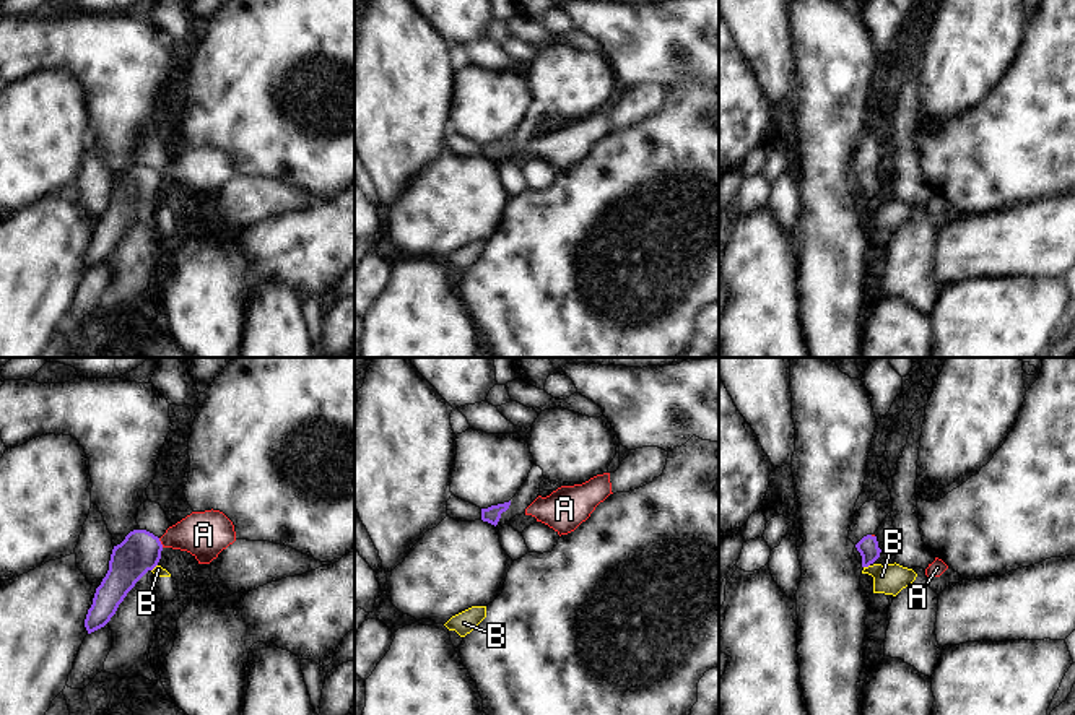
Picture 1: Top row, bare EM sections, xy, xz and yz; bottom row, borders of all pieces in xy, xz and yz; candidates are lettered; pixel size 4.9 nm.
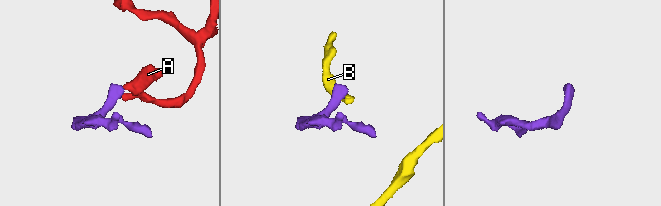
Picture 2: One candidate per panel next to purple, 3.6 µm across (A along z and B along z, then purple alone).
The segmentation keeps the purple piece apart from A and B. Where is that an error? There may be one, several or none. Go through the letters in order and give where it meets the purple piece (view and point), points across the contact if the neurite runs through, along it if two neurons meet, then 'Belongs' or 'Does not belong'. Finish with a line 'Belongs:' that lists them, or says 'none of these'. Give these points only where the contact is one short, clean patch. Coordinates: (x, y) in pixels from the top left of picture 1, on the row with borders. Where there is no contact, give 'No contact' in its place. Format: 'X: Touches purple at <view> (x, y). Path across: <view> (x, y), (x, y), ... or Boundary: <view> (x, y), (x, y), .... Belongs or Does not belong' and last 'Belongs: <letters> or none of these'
A: Touches purple at xy (160, 543). Path across: xy (140, 551), (160, 543), (182, 535), (204, 535). Belongs
B: Touches purple at yz (866, 566). Boundary: yz (869, 564), (864, 567). Does not belong
Belongs: A

